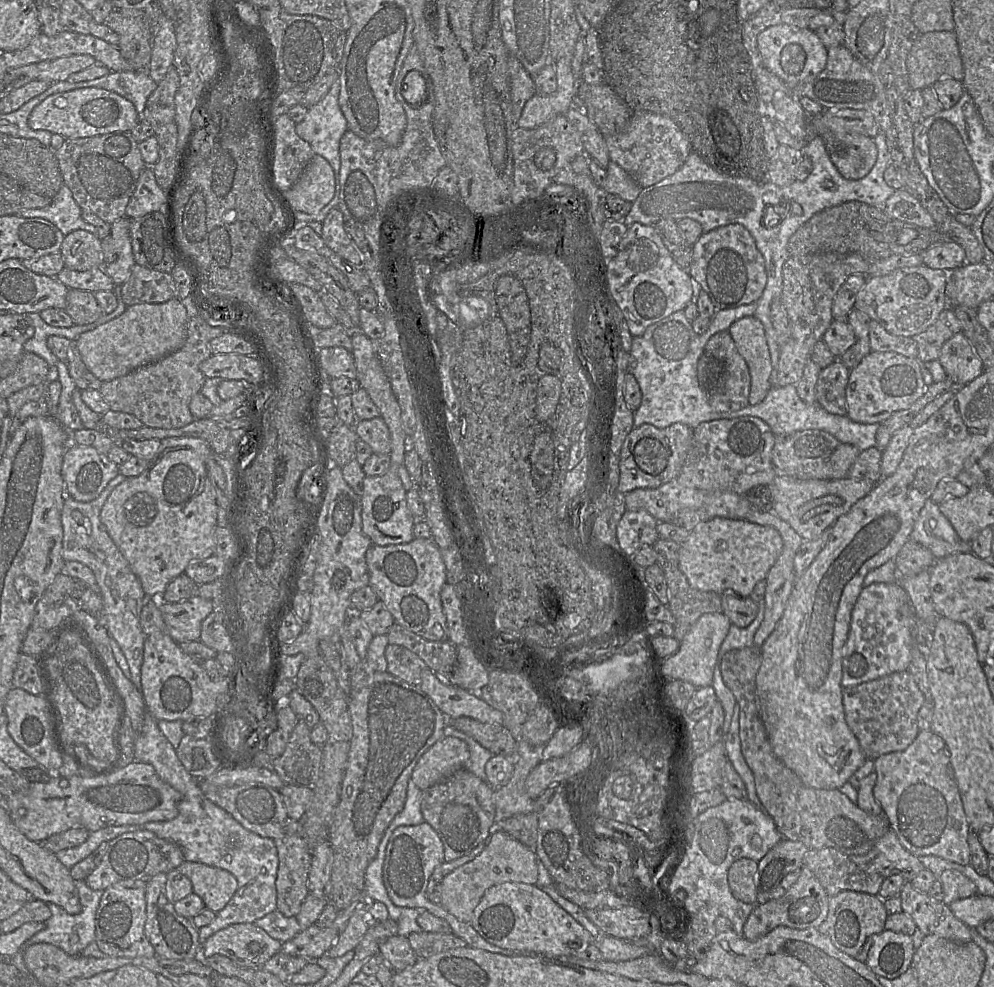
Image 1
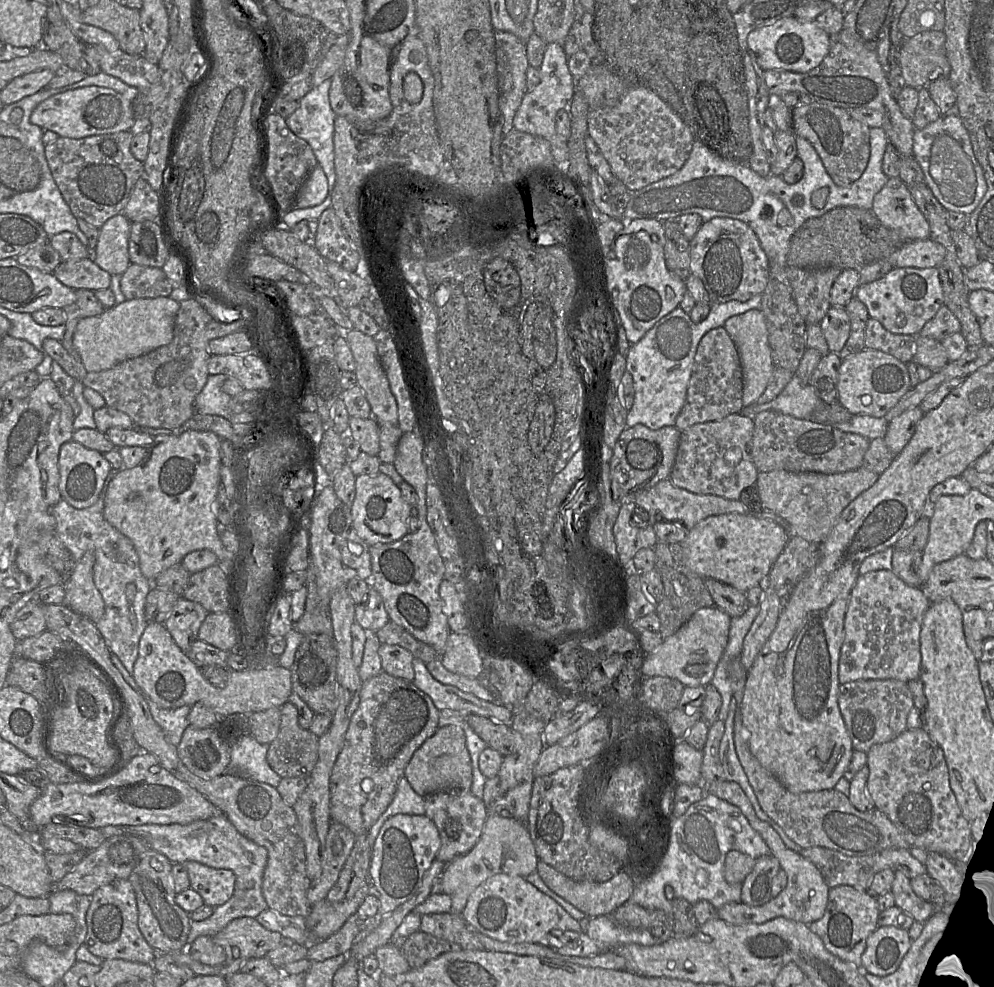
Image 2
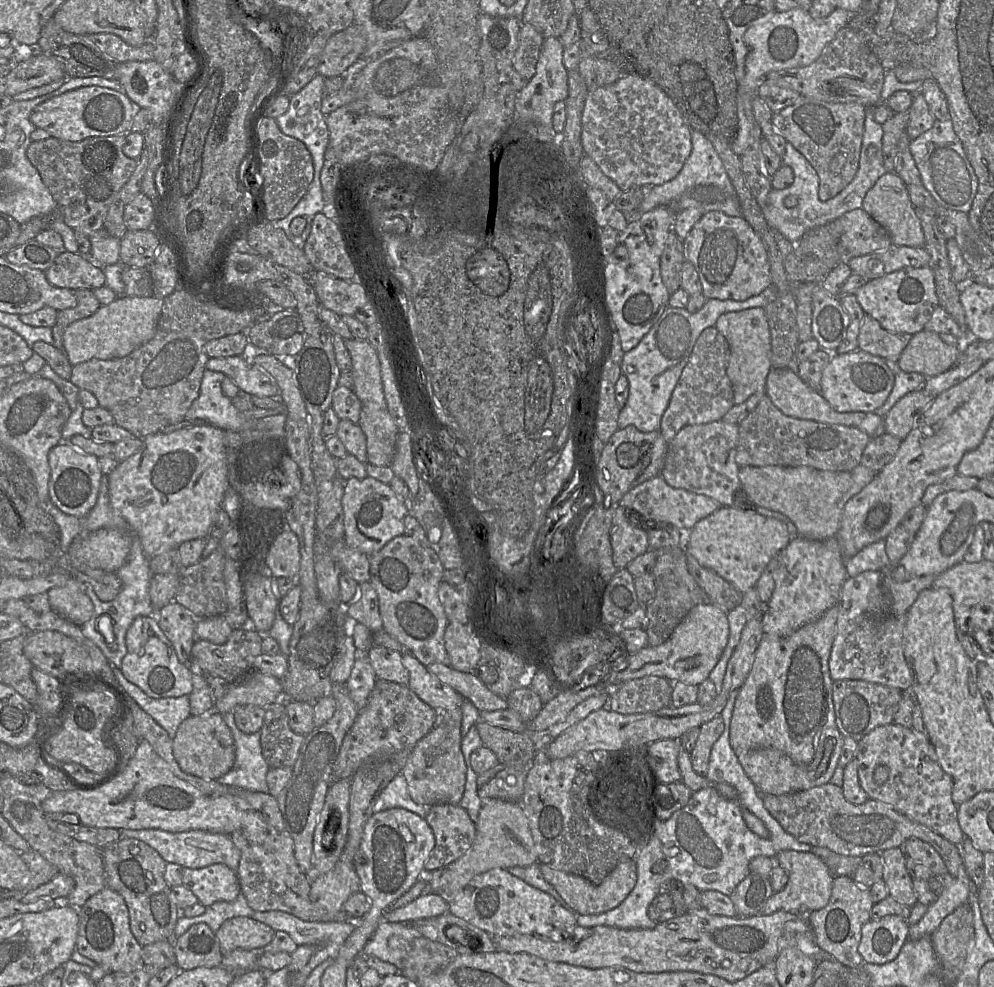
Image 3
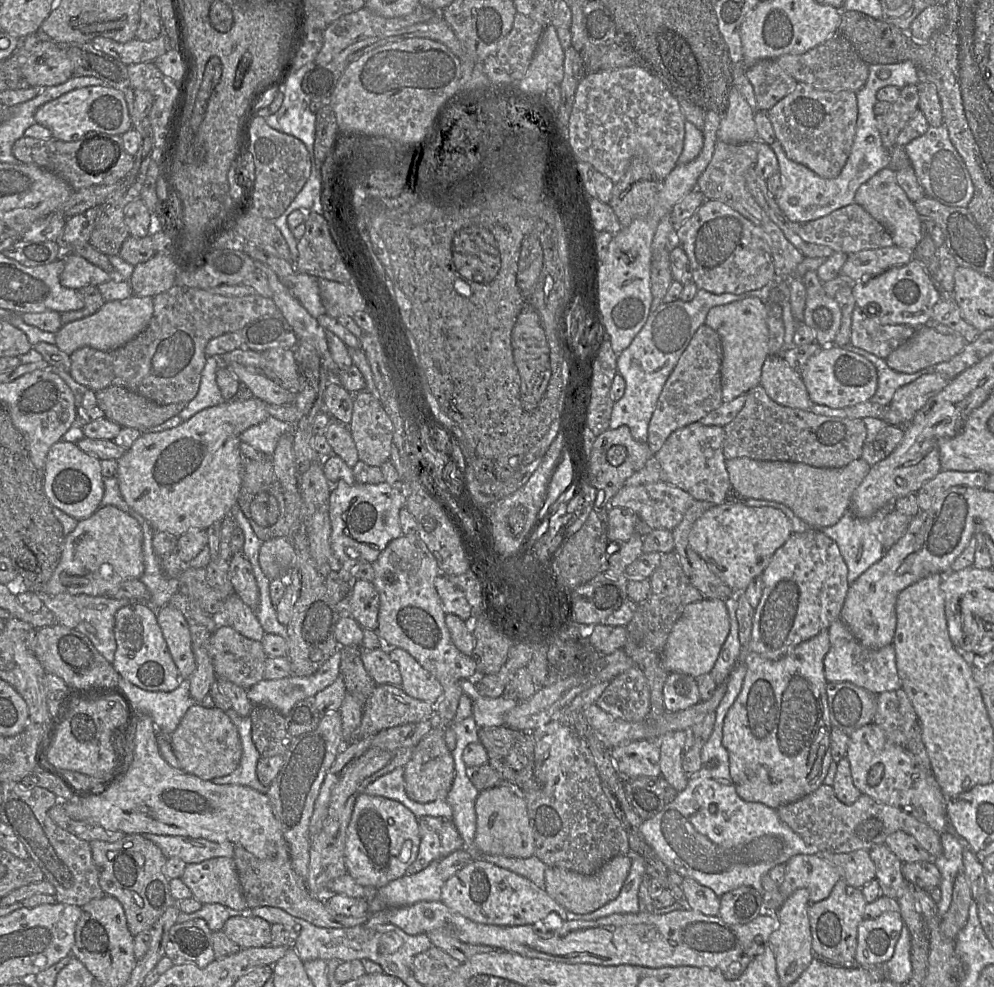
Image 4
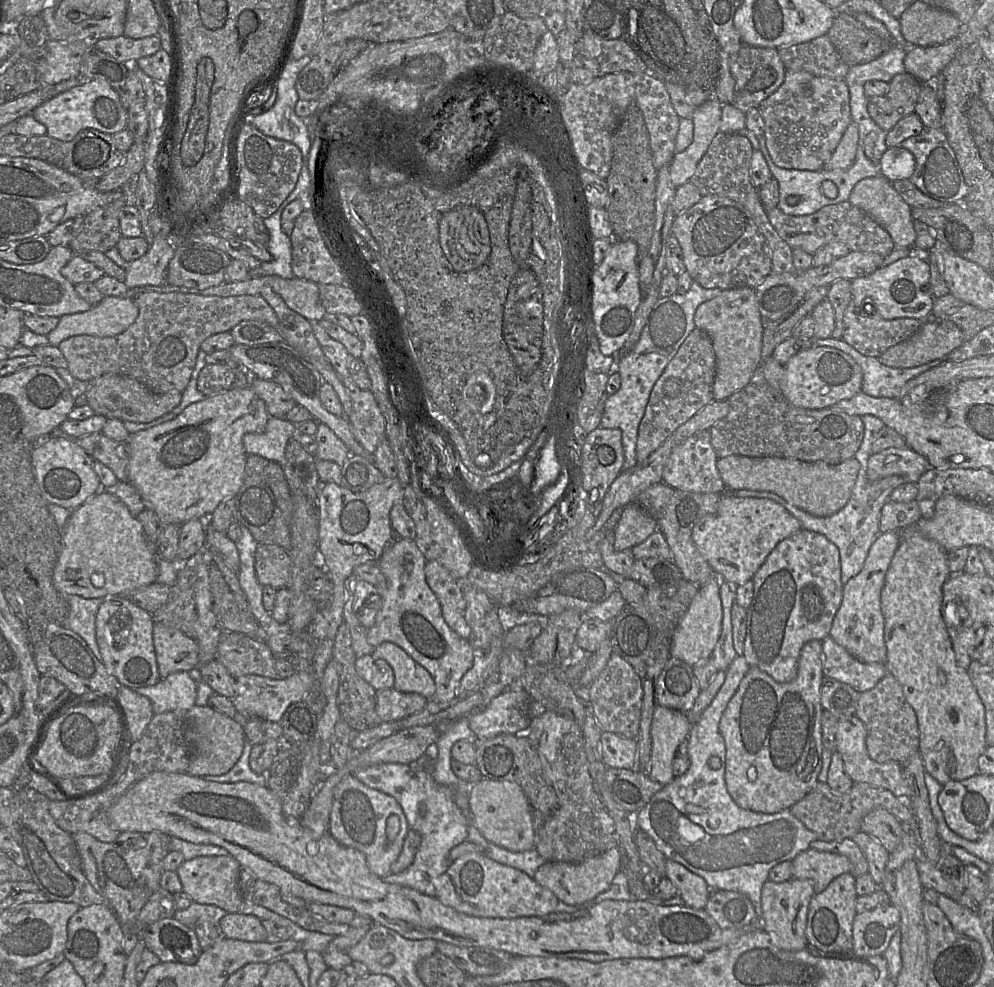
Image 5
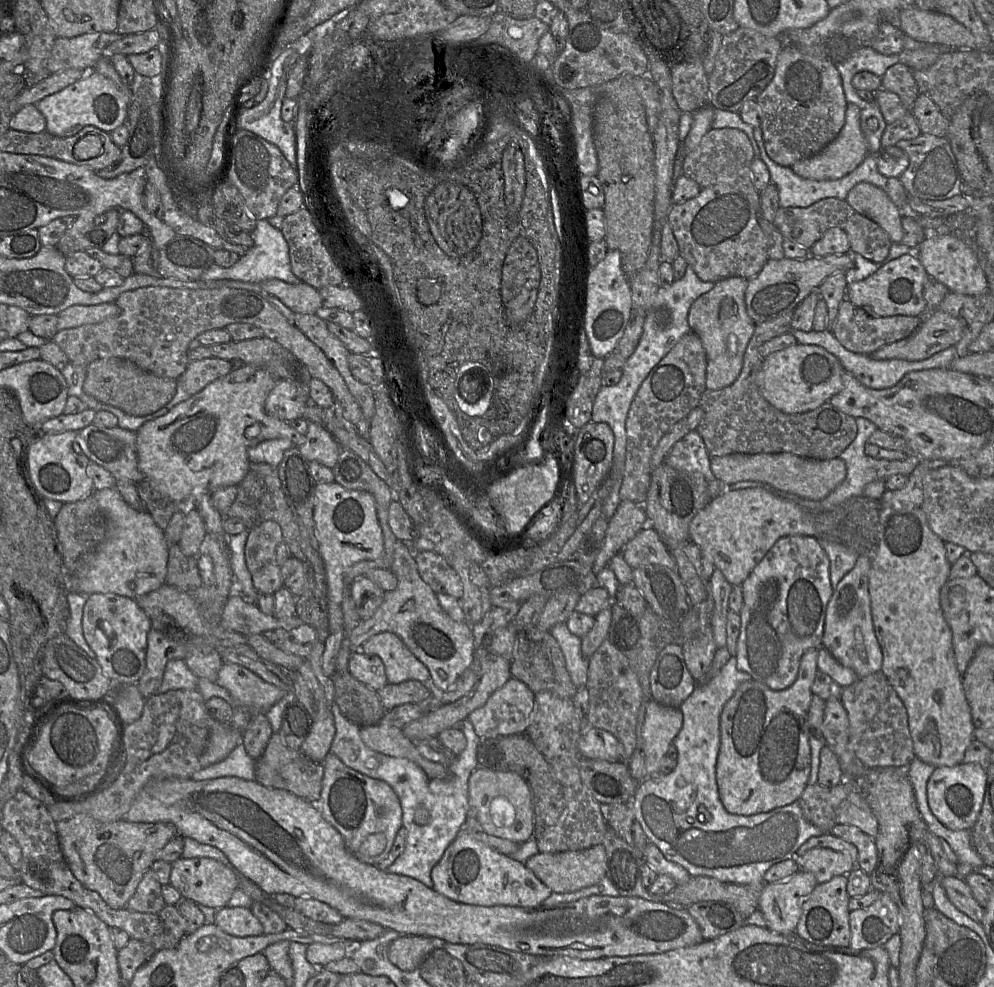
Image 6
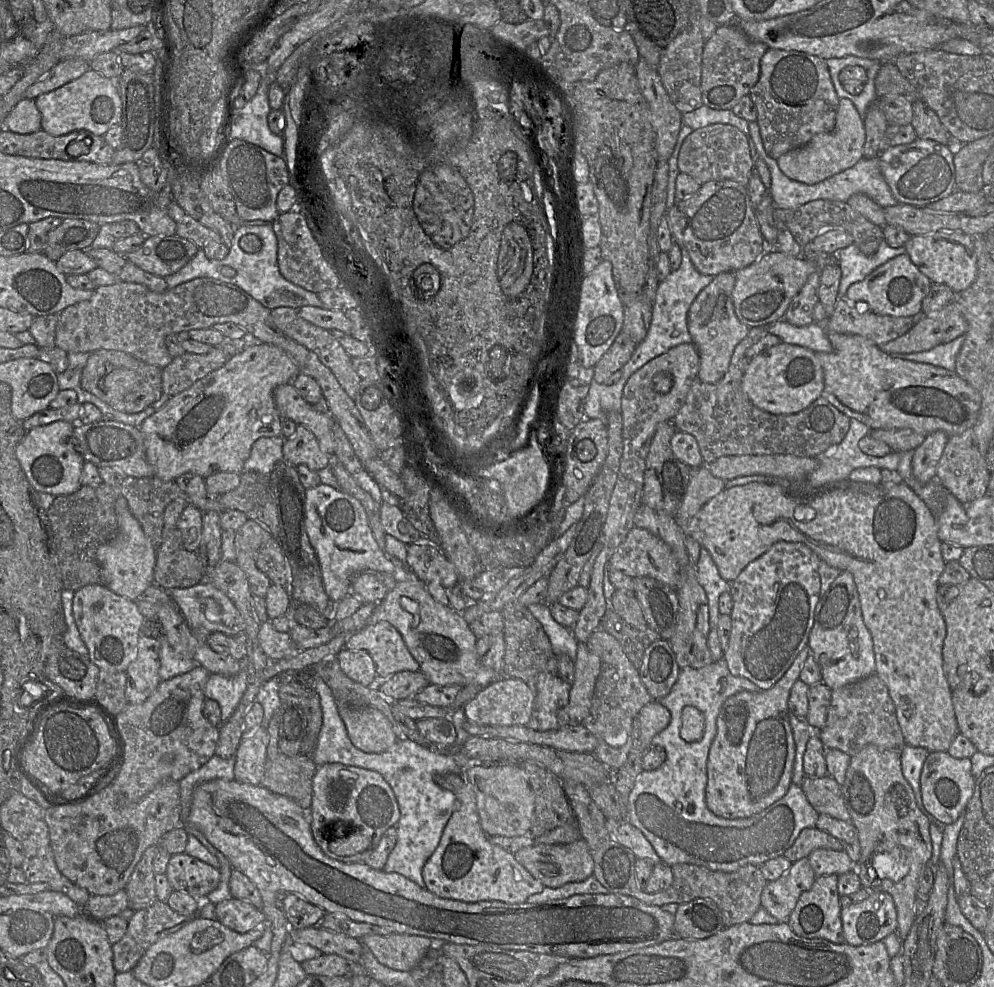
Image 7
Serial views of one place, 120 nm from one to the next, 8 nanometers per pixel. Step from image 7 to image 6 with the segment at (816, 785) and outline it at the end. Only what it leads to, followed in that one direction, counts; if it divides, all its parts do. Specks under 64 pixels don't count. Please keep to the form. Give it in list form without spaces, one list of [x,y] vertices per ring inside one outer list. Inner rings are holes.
[[[852,792],[836,811],[836,823],[859,828],[871,838],[878,834],[878,821],[861,792]]]

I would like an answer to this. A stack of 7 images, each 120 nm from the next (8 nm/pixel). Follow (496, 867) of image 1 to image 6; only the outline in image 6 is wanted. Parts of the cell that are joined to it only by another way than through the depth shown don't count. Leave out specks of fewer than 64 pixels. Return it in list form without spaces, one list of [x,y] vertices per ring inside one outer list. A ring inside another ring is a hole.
[[[477,767],[469,778],[468,788],[471,814],[482,831],[519,844],[533,837],[532,791],[525,778],[516,772],[492,771]]]

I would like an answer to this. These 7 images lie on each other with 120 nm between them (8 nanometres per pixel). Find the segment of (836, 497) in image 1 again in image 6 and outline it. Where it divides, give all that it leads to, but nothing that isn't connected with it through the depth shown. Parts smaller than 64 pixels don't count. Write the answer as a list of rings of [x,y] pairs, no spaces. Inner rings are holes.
[[[788,452],[731,453],[710,458],[710,469],[716,479],[726,485],[741,481],[757,481],[801,498],[819,501],[827,497],[846,477],[845,462],[841,458],[830,460],[807,459]]]

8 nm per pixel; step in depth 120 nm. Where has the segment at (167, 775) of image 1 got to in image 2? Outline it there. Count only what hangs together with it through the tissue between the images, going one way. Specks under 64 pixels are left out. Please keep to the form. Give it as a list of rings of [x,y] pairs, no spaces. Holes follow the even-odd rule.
[[[224,814],[190,824],[144,824],[109,825],[99,829],[105,838],[130,835],[142,840],[149,849],[167,857],[172,863],[184,864],[196,861],[216,869],[231,870],[236,876],[235,889],[231,898],[223,905],[215,907],[212,915],[202,921],[191,922],[188,945],[199,936],[213,937],[229,922],[240,917],[256,918],[268,908],[262,894],[263,874],[267,864],[268,851],[240,834]]]

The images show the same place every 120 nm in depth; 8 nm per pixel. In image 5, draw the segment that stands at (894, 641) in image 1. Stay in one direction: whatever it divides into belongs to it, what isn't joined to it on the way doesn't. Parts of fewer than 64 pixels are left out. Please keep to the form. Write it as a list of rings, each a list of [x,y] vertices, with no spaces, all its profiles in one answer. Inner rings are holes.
[[[832,637],[822,641],[823,674],[851,686],[859,693],[874,688],[888,673],[884,663],[865,663],[852,656]]]

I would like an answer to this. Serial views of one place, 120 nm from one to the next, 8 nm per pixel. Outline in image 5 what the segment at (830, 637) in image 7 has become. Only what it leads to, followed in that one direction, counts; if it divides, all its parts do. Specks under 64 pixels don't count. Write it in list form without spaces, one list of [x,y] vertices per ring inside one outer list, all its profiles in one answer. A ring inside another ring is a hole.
[[[899,531],[880,533],[871,545],[862,570],[843,585],[841,605],[835,614],[829,636],[852,656],[865,663],[884,663],[884,617],[881,611],[881,591],[891,560],[899,545]]]

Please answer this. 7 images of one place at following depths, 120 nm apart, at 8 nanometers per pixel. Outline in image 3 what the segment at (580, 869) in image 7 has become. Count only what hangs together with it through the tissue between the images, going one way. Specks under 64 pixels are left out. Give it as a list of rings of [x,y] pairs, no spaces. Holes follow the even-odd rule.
[[[633,859],[618,864],[599,885],[579,875],[556,870],[543,863],[540,869],[544,879],[555,888],[568,907],[577,915],[601,914],[616,908],[628,897],[637,882],[636,863]]]

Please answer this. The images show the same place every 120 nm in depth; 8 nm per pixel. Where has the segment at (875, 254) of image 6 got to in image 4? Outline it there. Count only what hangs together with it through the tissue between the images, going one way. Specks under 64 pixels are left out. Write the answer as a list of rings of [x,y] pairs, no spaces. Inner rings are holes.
[[[755,166],[746,172],[748,190],[769,218],[783,231],[785,237],[805,258],[828,258],[835,253],[852,254],[861,250],[878,249],[894,245],[888,230],[874,219],[862,206],[853,203],[830,214],[808,222],[793,222],[787,218],[770,195],[766,180],[760,177]]]

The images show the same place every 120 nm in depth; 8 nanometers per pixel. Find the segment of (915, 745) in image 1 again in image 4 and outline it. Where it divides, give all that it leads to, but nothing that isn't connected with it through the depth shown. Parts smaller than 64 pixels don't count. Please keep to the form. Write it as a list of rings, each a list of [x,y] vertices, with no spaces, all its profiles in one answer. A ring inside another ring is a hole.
[[[870,723],[849,735],[846,758],[850,763],[854,786],[861,792],[881,804],[901,808],[919,821],[926,823],[939,835],[947,832],[947,798],[937,783],[931,769],[920,765],[907,750],[887,741],[884,732]],[[882,763],[884,773],[876,786],[868,784],[868,773],[872,766]]]

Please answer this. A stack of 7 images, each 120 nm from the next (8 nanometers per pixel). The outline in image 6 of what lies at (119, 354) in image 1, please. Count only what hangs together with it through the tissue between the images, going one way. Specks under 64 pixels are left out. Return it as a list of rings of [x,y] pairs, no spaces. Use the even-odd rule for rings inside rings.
[[[115,302],[92,306],[72,305],[57,315],[56,331],[96,324],[107,318],[118,316],[120,308]]]

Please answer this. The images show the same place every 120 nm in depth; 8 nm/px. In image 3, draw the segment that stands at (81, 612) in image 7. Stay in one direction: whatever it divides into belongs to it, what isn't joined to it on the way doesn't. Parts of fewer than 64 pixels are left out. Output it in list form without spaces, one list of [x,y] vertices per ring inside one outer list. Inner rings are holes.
[[[156,612],[156,617],[152,617],[152,616],[138,616],[138,617],[136,617],[126,632],[125,641],[126,641],[127,652],[126,652],[126,655],[122,659],[120,670],[127,680],[129,680],[131,683],[135,684],[136,686],[138,686],[144,693],[146,693],[148,696],[150,696],[152,698],[175,698],[175,697],[179,697],[182,695],[189,695],[191,693],[193,684],[192,684],[192,674],[189,669],[189,666],[182,664],[178,660],[178,657],[174,650],[173,645],[168,640],[168,638],[165,636],[164,632],[161,630],[161,628],[158,624],[157,612]]]

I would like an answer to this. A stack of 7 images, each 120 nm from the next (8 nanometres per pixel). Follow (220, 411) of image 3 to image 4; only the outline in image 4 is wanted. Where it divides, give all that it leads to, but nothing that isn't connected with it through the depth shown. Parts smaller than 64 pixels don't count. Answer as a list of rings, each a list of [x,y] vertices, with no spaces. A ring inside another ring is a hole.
[[[207,357],[196,396],[177,415],[182,421],[188,420],[205,408],[217,406],[226,401],[216,383],[216,372],[219,367],[224,367],[219,357]],[[269,415],[262,423],[243,431],[239,439],[265,455],[272,455],[280,437],[285,433],[293,433],[293,426]]]

